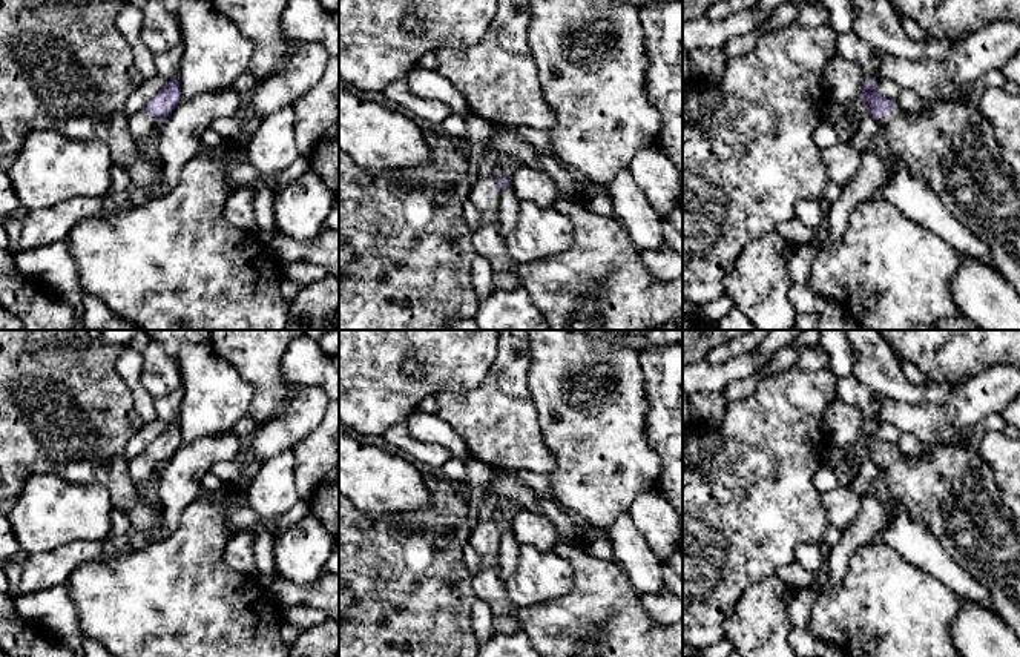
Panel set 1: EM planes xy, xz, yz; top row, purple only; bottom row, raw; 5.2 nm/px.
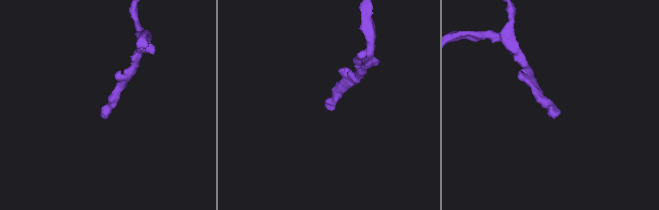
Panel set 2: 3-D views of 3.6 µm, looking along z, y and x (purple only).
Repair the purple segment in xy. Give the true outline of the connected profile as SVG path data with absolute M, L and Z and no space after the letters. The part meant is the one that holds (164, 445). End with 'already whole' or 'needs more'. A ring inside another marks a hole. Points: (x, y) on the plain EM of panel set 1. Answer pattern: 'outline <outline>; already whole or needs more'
outline M173 421L144 451L127 461L129 474L143 493L147 491L152 480L158 479L156 465L169 461L179 444L179 425Z; needs more

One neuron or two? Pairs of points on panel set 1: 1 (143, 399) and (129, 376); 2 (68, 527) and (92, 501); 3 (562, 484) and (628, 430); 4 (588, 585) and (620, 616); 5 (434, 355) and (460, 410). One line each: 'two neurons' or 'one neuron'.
1: one neuron
2: one neuron
3: one neuron
4: one neuron
5: two neurons

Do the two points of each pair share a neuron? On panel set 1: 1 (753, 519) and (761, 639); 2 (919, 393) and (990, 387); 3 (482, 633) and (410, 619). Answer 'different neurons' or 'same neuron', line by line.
1: different neurons
2: different neurons
3: different neurons

